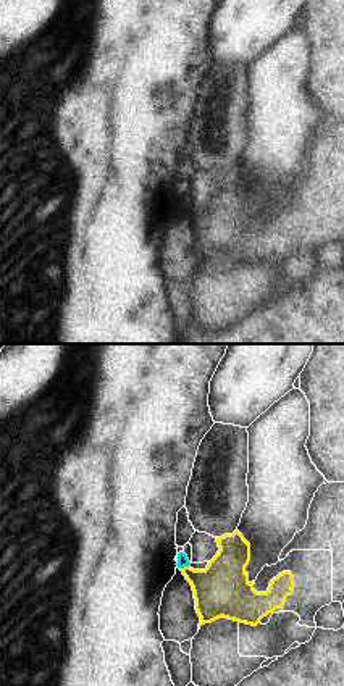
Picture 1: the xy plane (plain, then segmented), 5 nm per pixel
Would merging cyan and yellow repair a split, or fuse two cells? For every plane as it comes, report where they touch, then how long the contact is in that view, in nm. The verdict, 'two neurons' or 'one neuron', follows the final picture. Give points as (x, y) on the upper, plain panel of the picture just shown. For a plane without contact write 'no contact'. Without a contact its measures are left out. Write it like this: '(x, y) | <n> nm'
(184, 204) | 60 nm

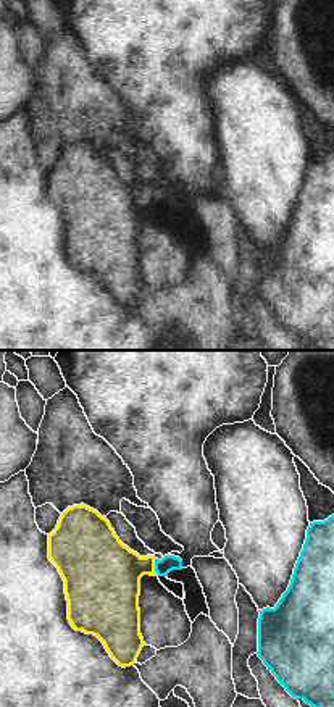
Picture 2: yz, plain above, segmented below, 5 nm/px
(155, 205) | 90 nm

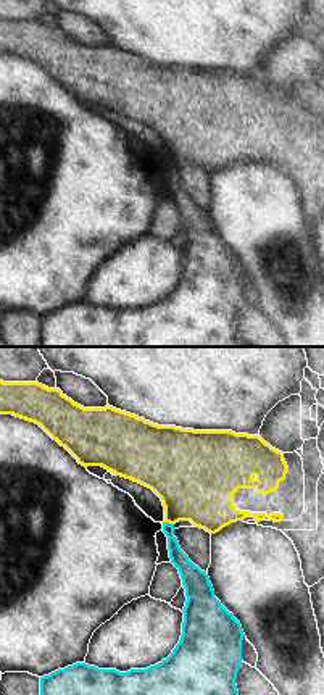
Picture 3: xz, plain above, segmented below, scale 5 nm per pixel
(168, 162) | 60 nm

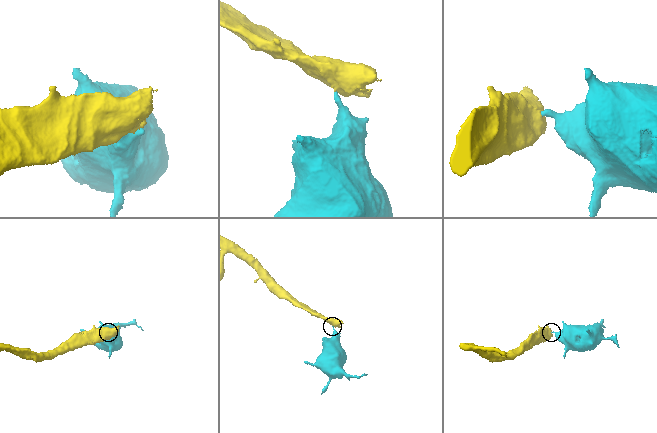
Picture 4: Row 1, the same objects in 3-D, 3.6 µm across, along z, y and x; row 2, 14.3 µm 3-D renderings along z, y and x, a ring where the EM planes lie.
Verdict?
two neurons

